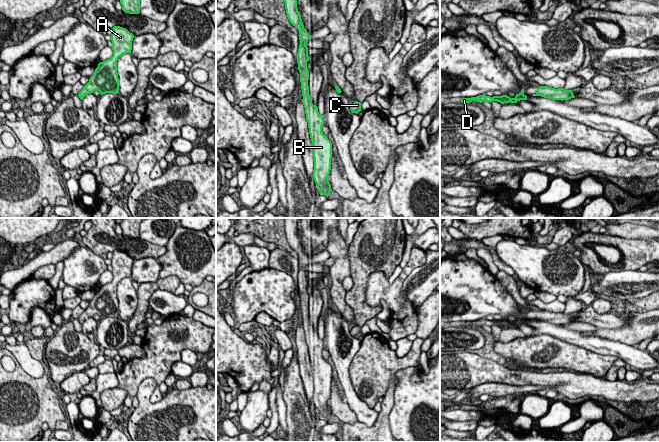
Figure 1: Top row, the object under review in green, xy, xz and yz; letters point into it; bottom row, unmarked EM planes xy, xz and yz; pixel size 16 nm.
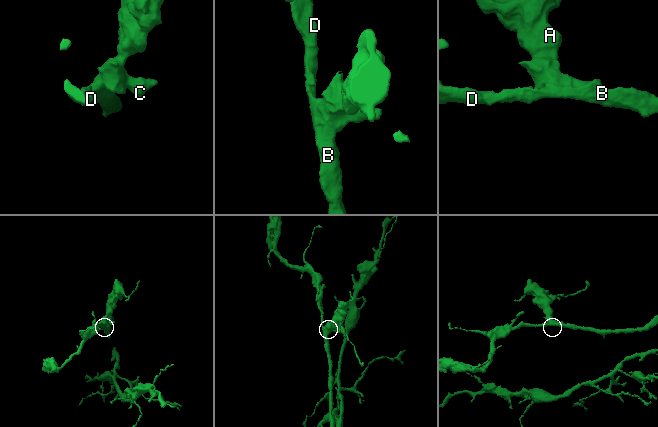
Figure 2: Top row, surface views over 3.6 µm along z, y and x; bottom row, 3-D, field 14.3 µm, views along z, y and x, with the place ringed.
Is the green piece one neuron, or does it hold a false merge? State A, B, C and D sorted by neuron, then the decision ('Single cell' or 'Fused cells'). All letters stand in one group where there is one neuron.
Groups: A B C D. Single cell

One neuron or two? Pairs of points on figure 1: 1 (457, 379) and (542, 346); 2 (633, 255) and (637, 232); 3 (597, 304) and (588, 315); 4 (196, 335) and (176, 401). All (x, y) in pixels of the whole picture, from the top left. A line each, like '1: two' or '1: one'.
1: two
2: two
3: two
4: two

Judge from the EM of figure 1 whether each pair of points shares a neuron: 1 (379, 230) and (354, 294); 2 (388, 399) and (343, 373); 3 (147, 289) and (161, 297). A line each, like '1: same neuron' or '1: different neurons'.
1: same neuron
2: different neurons
3: different neurons

